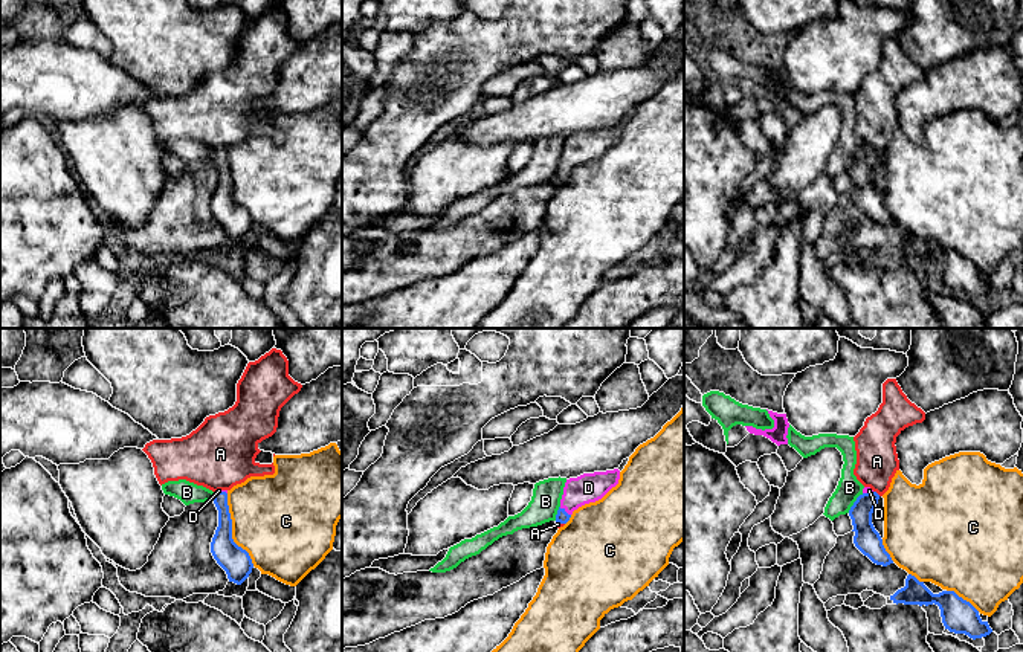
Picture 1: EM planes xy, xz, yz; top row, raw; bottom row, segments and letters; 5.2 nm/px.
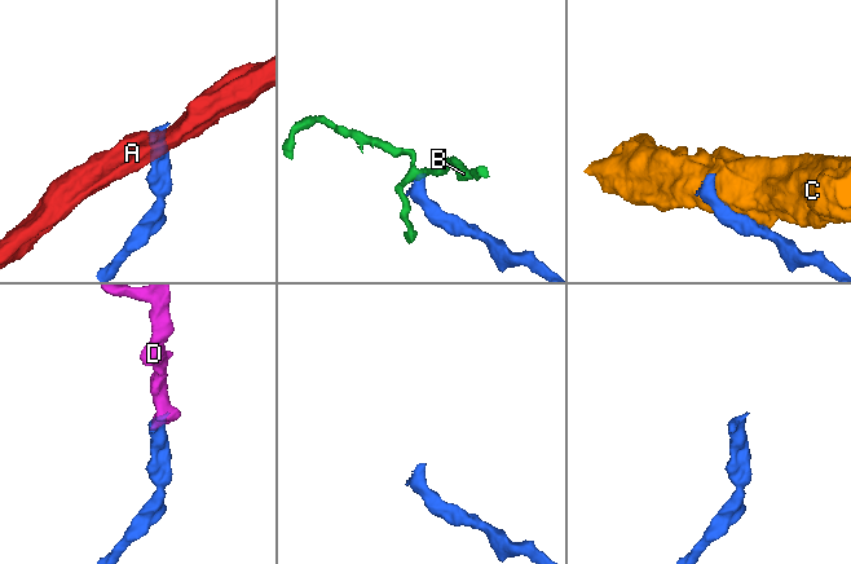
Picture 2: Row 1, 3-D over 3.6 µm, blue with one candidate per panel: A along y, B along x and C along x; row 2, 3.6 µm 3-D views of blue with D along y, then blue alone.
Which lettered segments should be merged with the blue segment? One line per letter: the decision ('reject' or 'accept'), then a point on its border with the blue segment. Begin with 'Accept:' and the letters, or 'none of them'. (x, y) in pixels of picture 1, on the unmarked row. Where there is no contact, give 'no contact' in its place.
Accept: D
A: reject | yz (875, 150)
B: reject | yz (854, 161)
C: reject | xy (231, 188)
D: accept | xz (564, 168)

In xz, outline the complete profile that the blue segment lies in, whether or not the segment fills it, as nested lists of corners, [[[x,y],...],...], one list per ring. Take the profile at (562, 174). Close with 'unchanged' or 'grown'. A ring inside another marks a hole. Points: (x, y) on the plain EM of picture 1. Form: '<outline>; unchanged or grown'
[[[618,127],[583,131],[577,136],[566,137],[560,165],[556,173],[556,180],[566,182],[574,168],[602,157],[612,145],[618,142],[618,137]]]; grown

